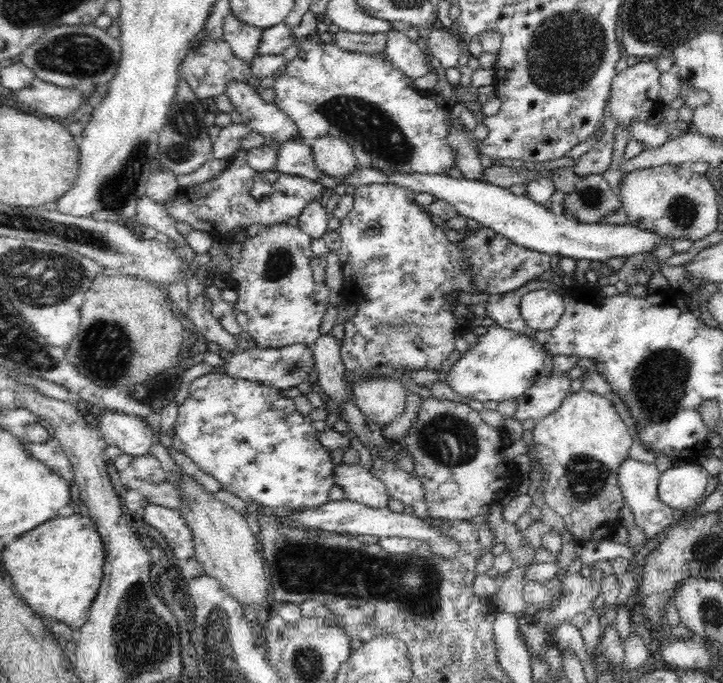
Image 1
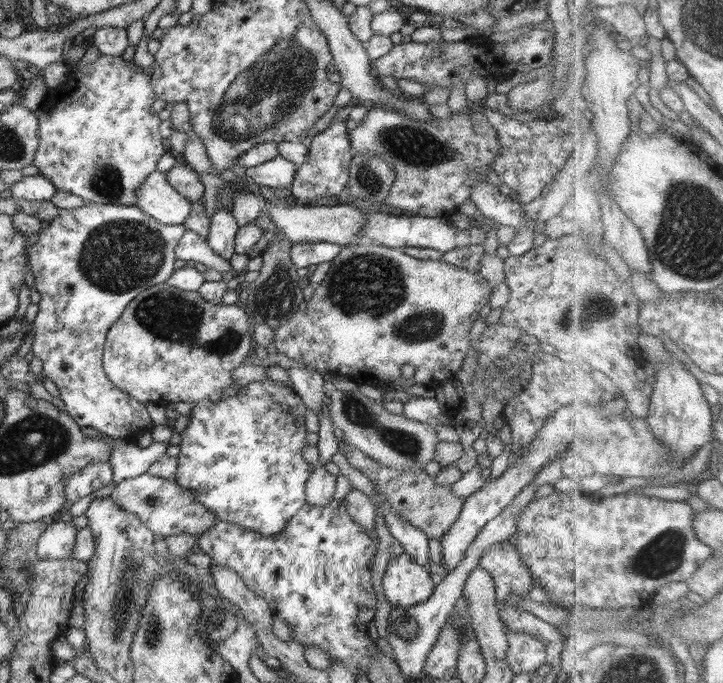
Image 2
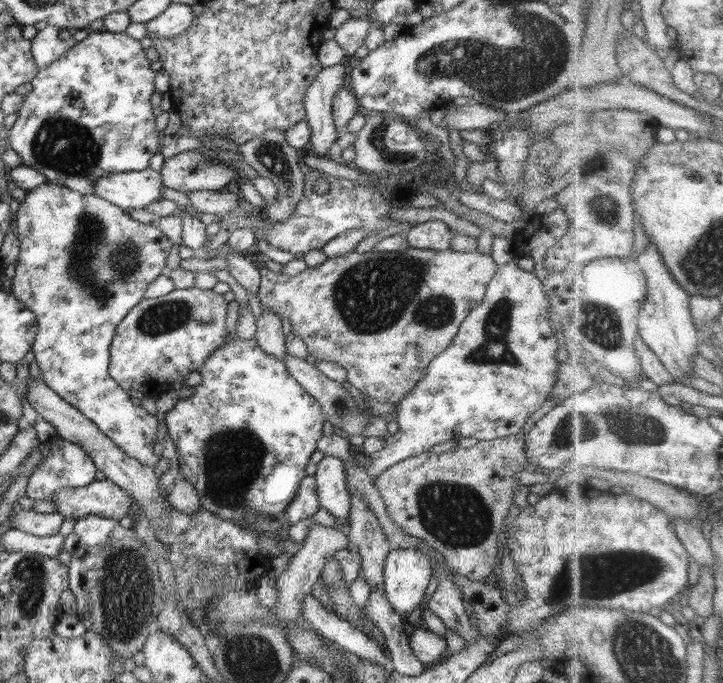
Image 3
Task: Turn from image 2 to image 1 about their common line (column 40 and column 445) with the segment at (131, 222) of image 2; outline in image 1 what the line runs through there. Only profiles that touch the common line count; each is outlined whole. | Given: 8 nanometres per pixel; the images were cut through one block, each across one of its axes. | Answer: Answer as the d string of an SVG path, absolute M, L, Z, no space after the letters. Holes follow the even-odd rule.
M368 184L368 186L358 186L353 196L355 197L355 202L352 211L341 220L341 226L337 230L341 236L341 247L337 251L343 271L344 289L341 294L347 302L357 305L356 314L343 324L345 334L340 347L347 387L352 391L354 378L358 378L358 376L359 378L396 379L396 372L400 372L400 370L404 370L404 372L408 372L409 374L412 370L432 370L432 372L436 373L442 370L442 364L456 350L454 347L454 344L456 344L456 336L462 332L459 329L458 323L456 323L454 311L448 308L450 308L450 304L459 304L457 302L458 294L456 292L472 292L474 290L474 283L470 281L471 274L467 274L471 270L471 267L465 262L465 255L462 249L456 243L448 240L446 231L442 227L438 227L430 219L430 210L422 204L417 204L417 201L414 200L415 193L411 192L408 188L403 188L396 184ZM446 294L452 296L454 300L448 301L448 299L443 299Z

